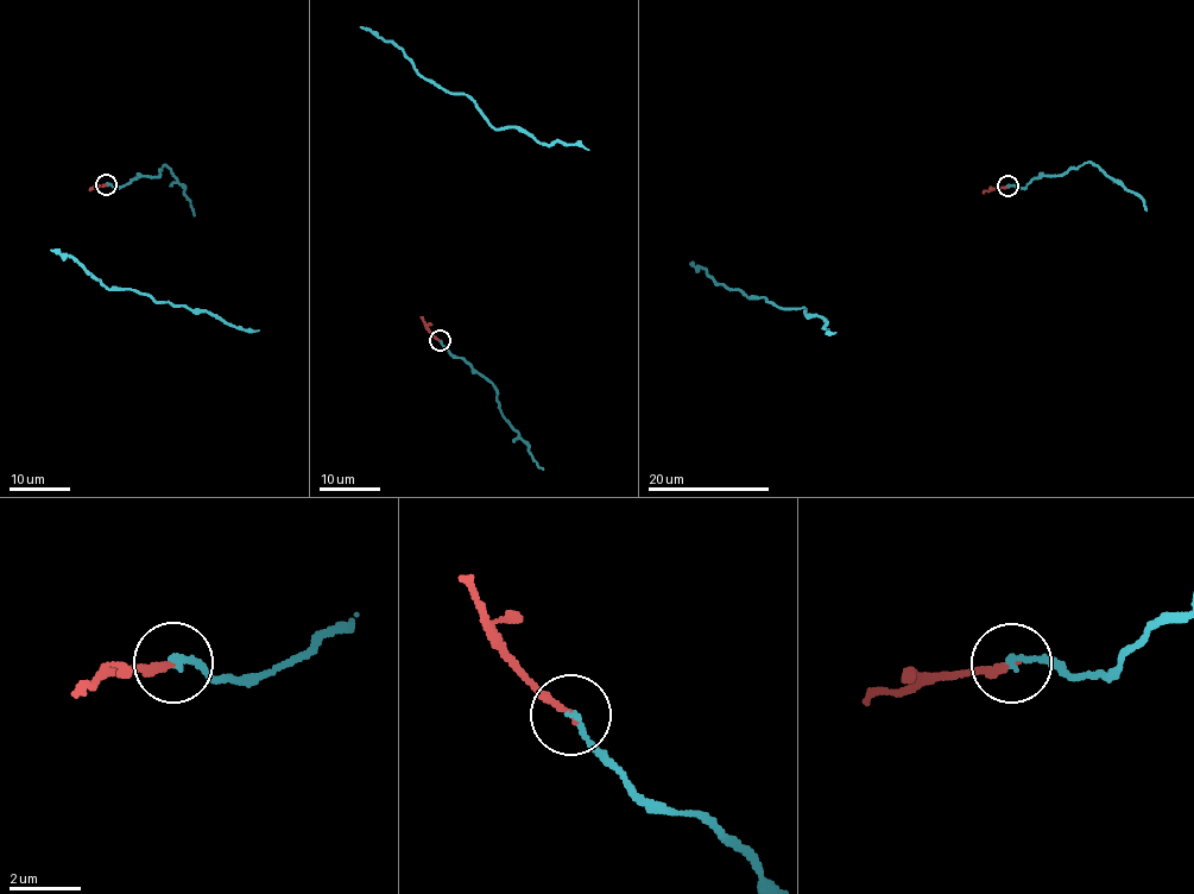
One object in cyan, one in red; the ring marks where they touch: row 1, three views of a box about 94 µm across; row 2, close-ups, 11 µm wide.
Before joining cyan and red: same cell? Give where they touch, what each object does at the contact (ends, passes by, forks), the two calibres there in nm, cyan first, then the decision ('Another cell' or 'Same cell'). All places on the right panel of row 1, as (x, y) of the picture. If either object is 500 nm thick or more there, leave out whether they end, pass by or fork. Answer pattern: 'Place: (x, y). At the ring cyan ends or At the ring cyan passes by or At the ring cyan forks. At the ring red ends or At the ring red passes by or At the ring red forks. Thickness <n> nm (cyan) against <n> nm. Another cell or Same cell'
Place: (1008, 186). At the ring cyan ends. At the ring red ends. Thickness 160 nm (cyan) against 200 nm. Same cell

